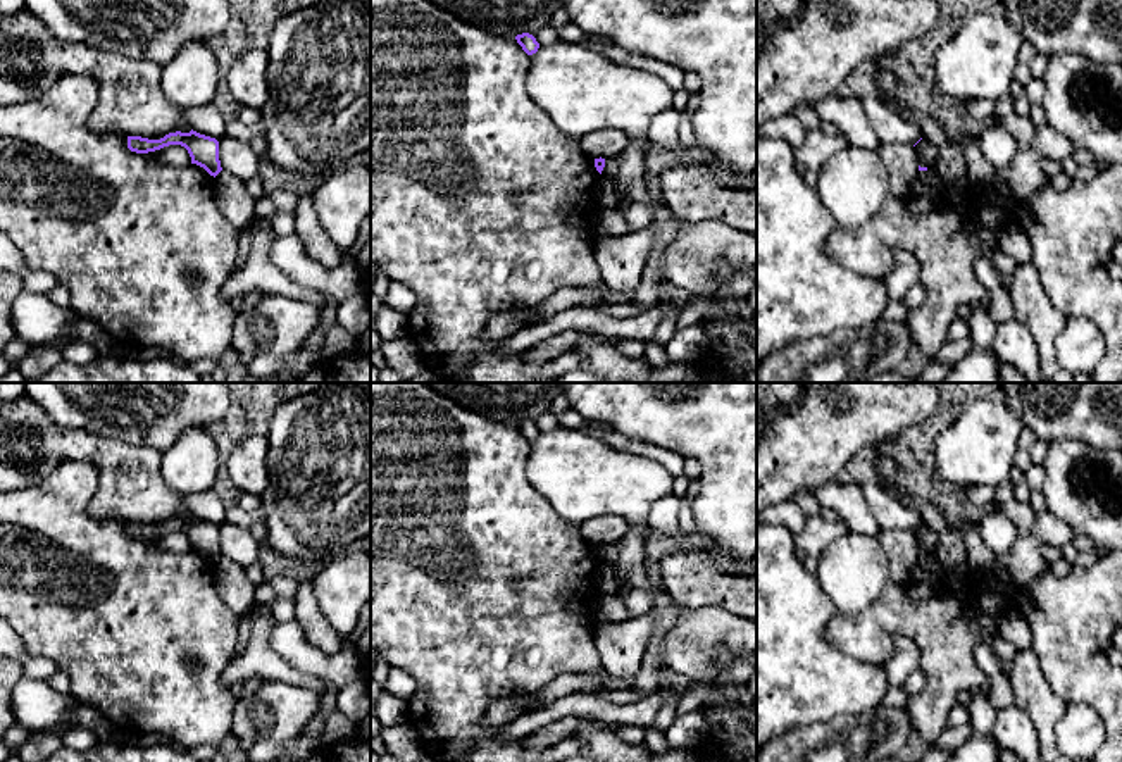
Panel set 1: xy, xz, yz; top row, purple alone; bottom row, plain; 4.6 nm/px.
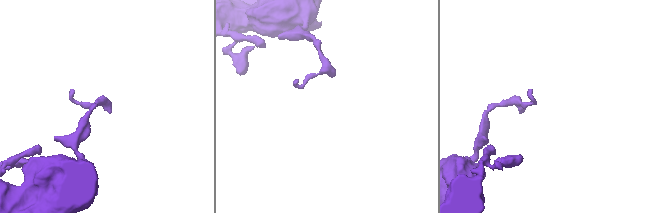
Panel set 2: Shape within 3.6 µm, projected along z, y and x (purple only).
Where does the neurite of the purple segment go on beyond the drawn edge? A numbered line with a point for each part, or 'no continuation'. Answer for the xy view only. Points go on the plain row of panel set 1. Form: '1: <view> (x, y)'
no continuation

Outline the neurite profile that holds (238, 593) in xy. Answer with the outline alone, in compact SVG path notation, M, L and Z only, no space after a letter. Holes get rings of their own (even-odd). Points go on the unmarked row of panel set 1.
M228 557L215 564L215 588L222 602L241 619L255 603L255 586L245 574L245 567Z

